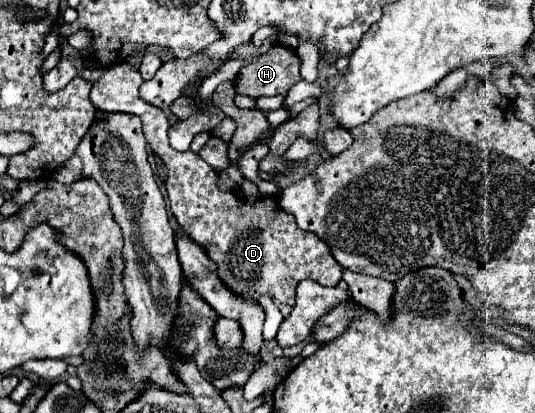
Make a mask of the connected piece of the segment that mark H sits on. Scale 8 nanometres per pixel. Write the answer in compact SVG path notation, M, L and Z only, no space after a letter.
M253 42L241 44L237 50L231 52L229 60L245 60L247 64L237 72L235 78L231 78L237 94L245 94L251 98L259 98L259 96L285 96L287 90L297 84L301 80L301 60L297 56L297 52L293 48L281 46L281 44L273 44L265 54L257 54L259 48Z

